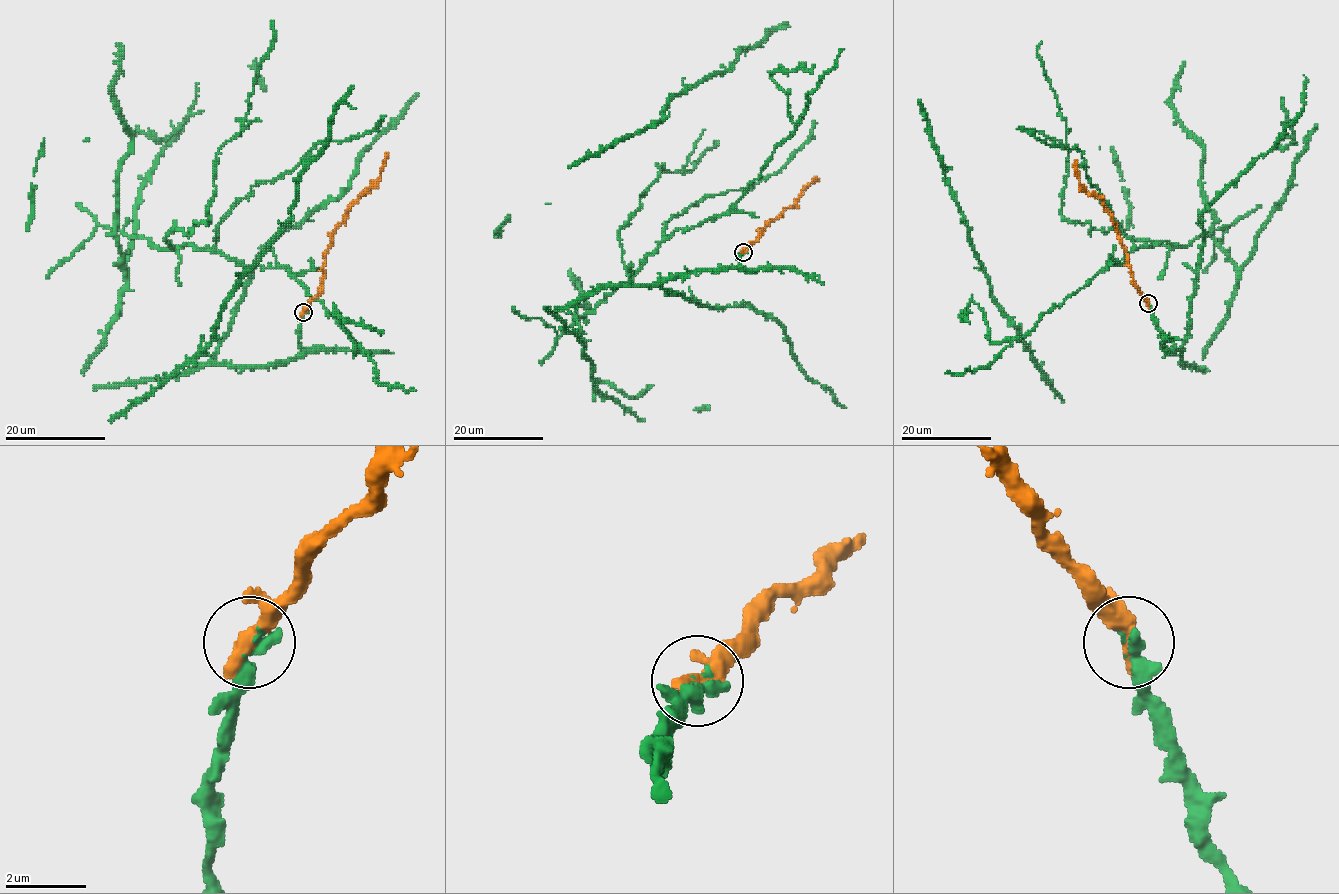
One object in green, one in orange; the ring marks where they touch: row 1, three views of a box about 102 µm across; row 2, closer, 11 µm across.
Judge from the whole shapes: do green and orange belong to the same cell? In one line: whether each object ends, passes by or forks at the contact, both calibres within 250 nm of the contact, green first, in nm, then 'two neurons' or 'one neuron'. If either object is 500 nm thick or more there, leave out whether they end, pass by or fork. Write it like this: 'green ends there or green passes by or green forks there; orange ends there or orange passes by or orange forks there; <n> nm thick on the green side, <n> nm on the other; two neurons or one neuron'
400 nm thick on the green side, 550 nm on the other; one neuron

